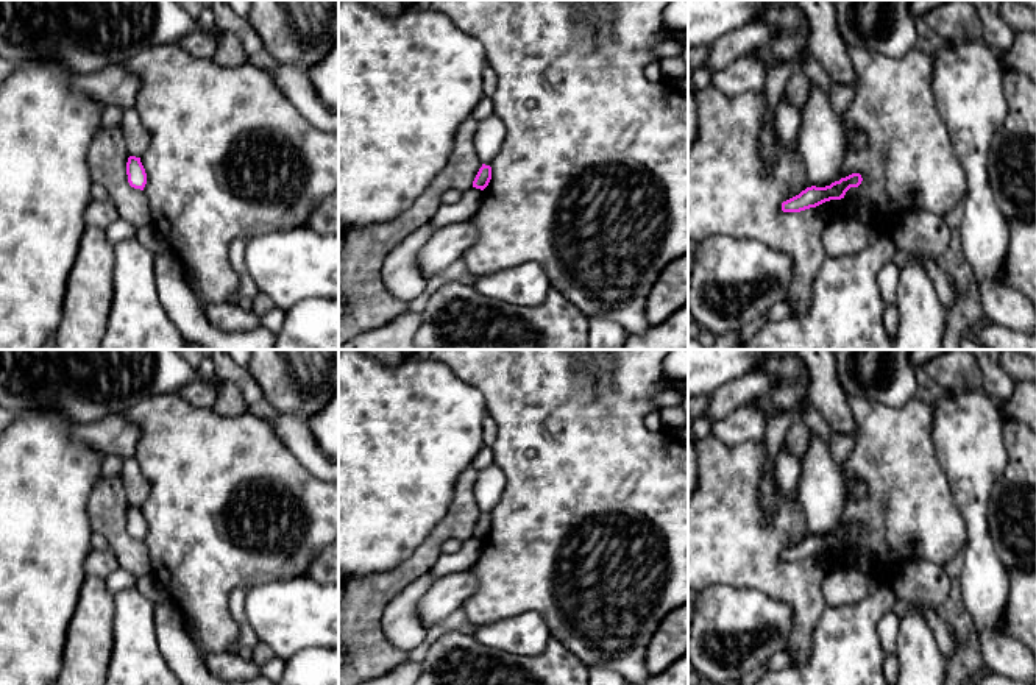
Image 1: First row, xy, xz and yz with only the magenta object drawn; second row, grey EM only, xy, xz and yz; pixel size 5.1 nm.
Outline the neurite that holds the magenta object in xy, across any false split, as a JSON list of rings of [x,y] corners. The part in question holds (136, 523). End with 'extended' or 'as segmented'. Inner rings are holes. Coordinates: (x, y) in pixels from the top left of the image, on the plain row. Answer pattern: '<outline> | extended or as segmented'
[[[136,506],[128,507],[126,524],[131,537],[144,540],[147,534],[147,523],[140,512],[140,507]]] | as segmented

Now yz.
[[[852,523],[825,537],[816,537],[816,535],[807,537],[799,545],[783,551],[782,560],[783,562],[800,562],[810,557],[816,557],[830,549],[841,549],[844,548],[846,541],[850,537],[858,537],[861,531],[863,527],[860,523]]] | as segmented

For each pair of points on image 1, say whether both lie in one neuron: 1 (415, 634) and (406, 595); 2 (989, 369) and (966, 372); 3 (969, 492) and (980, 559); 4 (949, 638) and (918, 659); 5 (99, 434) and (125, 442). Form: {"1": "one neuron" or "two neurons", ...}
{"1": "one neuron", "2": "two neurons", "3": "one neuron", "4": "two neurons", "5": "one neuron"}

